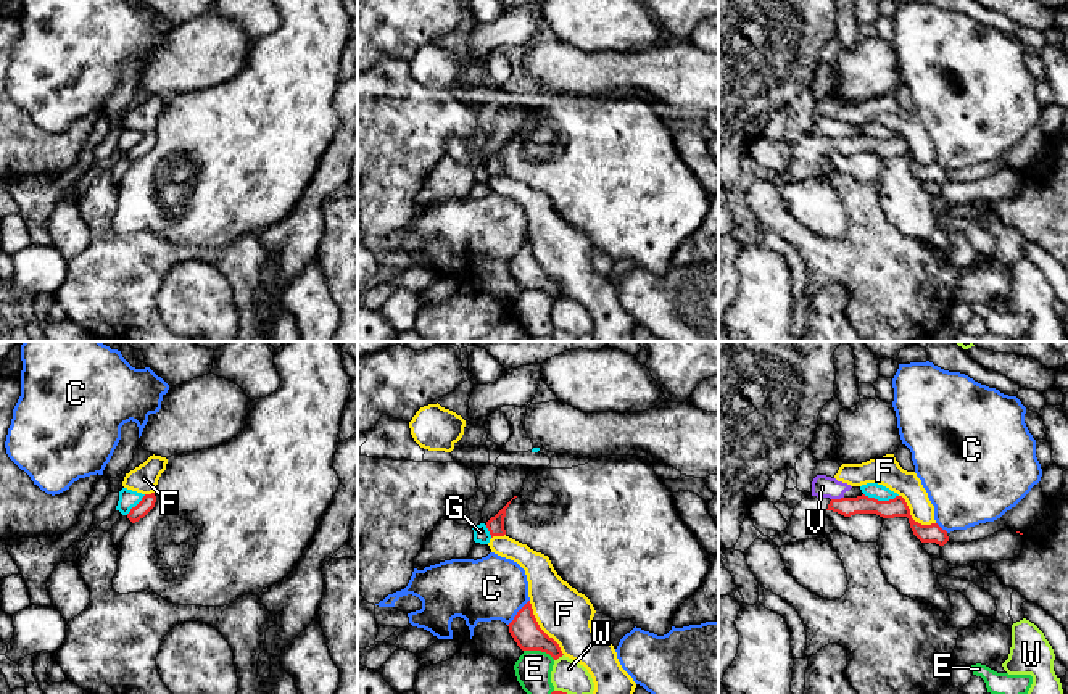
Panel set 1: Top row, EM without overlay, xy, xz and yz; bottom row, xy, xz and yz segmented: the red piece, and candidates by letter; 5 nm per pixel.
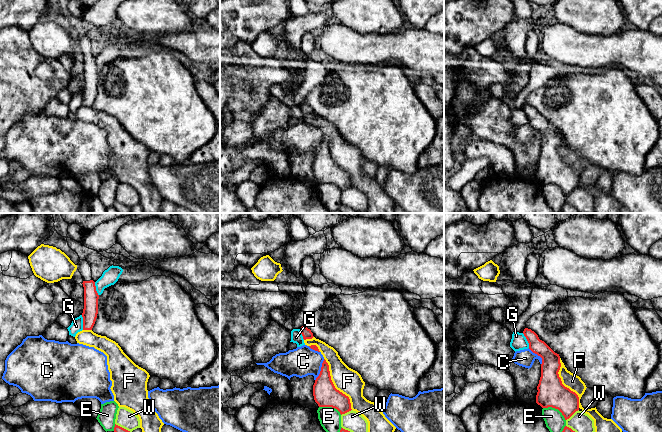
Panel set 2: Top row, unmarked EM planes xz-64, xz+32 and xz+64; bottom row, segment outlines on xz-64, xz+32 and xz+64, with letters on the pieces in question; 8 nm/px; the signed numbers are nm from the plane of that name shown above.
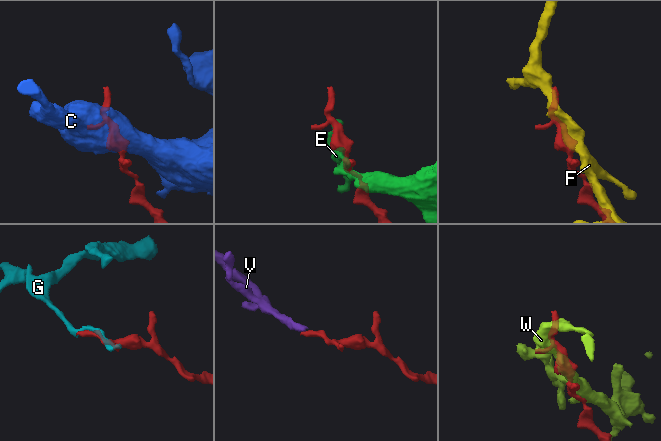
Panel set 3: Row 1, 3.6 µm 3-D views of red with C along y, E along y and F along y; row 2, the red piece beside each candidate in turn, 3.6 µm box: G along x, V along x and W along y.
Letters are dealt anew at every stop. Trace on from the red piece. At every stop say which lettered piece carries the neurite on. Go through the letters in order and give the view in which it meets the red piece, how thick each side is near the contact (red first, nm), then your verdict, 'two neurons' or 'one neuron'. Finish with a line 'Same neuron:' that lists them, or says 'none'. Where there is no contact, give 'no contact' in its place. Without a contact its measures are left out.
C: xz | 150/320 nm | two neurons
E: xz | 150/180 nm | two neurons
F: xz | 150/260 nm | two neurons
G: yz | 100/80 nm | two neurons
V: yz | 100/110 nm | two neurons
W: xz | 150/160 nm | two neurons
Same neuron: none

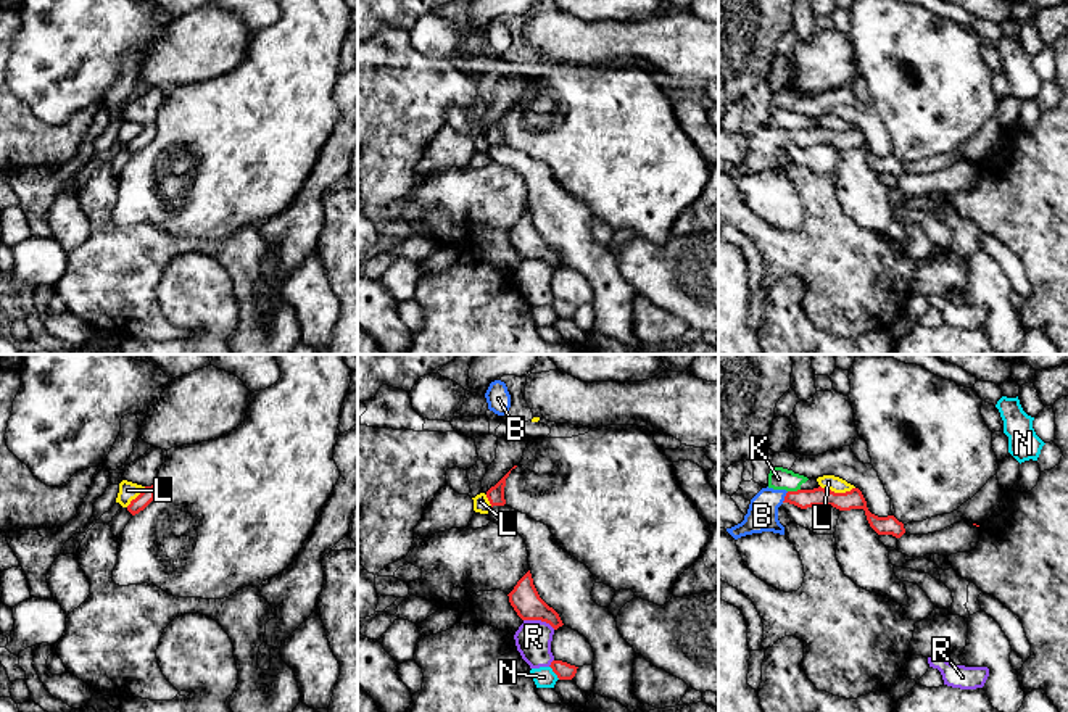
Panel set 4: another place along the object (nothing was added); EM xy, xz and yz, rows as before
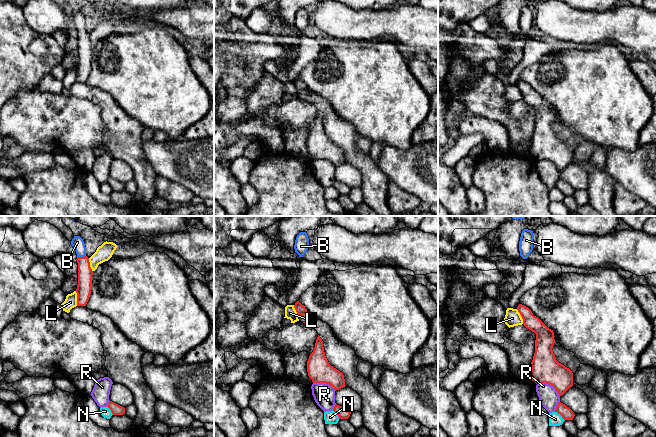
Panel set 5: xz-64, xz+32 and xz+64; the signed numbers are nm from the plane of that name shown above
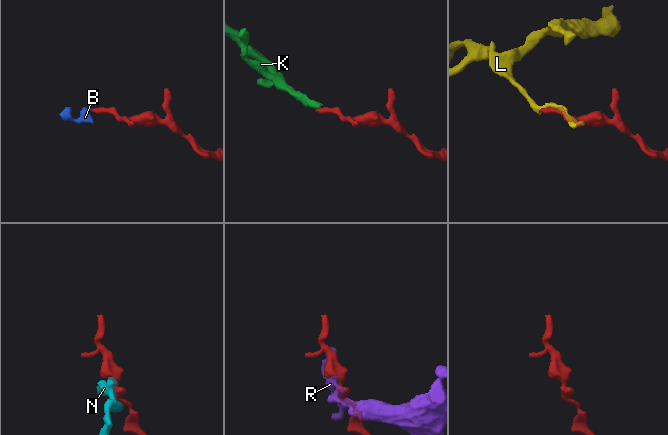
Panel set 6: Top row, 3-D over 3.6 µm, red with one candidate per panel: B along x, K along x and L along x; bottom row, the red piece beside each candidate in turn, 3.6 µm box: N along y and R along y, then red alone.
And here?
B: yz | 100/160 nm | one neuron
K: yz | 100/110 nm | two neurons
L: yz | 100/80 nm | two neurons
N: xz | 90/110 nm | two neurons
R: xz | 150/180 nm | two neurons
Same neuron: B

